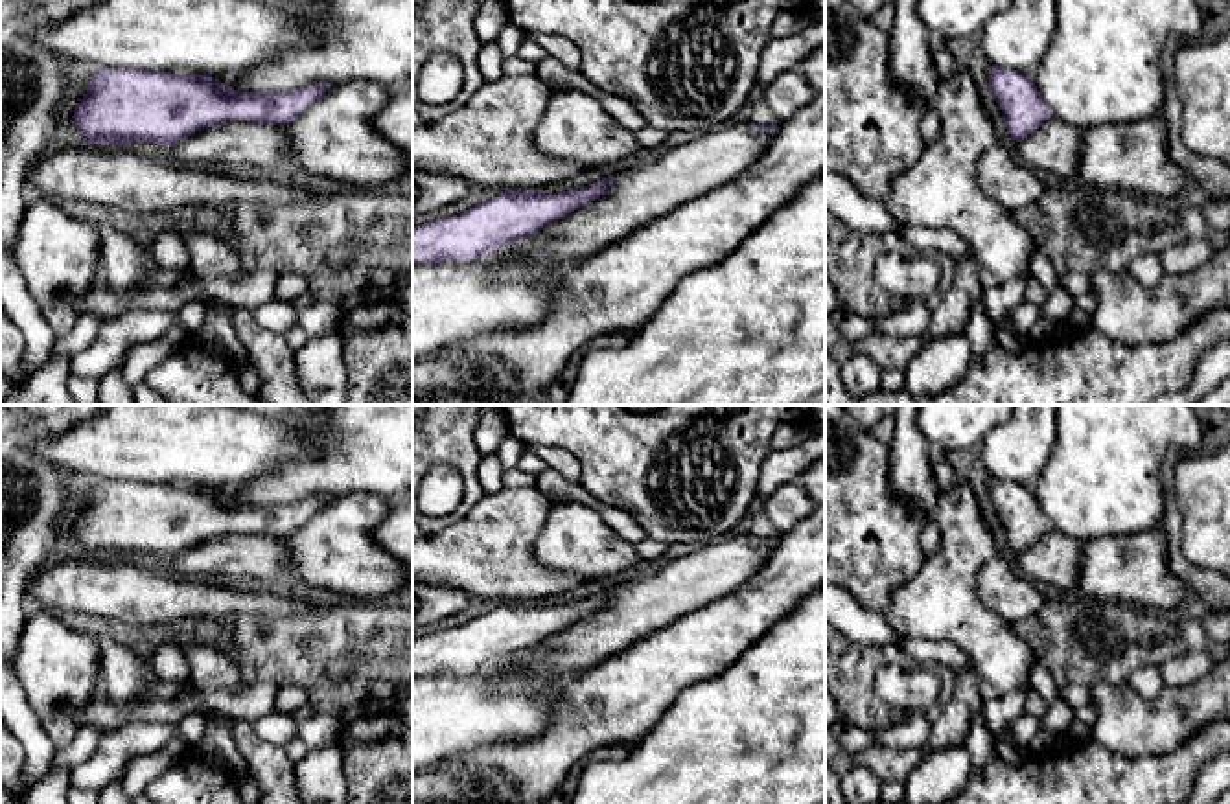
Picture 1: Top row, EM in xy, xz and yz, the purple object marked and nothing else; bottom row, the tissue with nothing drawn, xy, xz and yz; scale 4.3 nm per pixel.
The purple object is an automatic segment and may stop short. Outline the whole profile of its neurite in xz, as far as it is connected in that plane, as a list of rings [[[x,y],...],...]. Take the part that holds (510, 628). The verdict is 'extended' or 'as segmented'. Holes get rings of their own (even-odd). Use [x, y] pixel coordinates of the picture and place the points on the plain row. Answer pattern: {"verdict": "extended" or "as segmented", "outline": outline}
{"verdict": "as segmented", "outline": [[[615,589],[569,603],[501,603],[460,627],[412,638],[412,677],[473,673],[538,646],[606,605]]]}

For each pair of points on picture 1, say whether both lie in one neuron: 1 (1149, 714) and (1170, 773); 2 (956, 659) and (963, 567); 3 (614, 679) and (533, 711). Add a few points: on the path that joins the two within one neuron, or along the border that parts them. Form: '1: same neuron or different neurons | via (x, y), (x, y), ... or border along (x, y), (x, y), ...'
1: different neurons | border along (1201, 729), (1162, 755), (1124, 757), (1120, 753)
2: different neurons | border along (914, 637), (954, 643), (974, 668)
3: different neurons | border along (577, 674), (549, 707), (547, 723), (527, 740)

